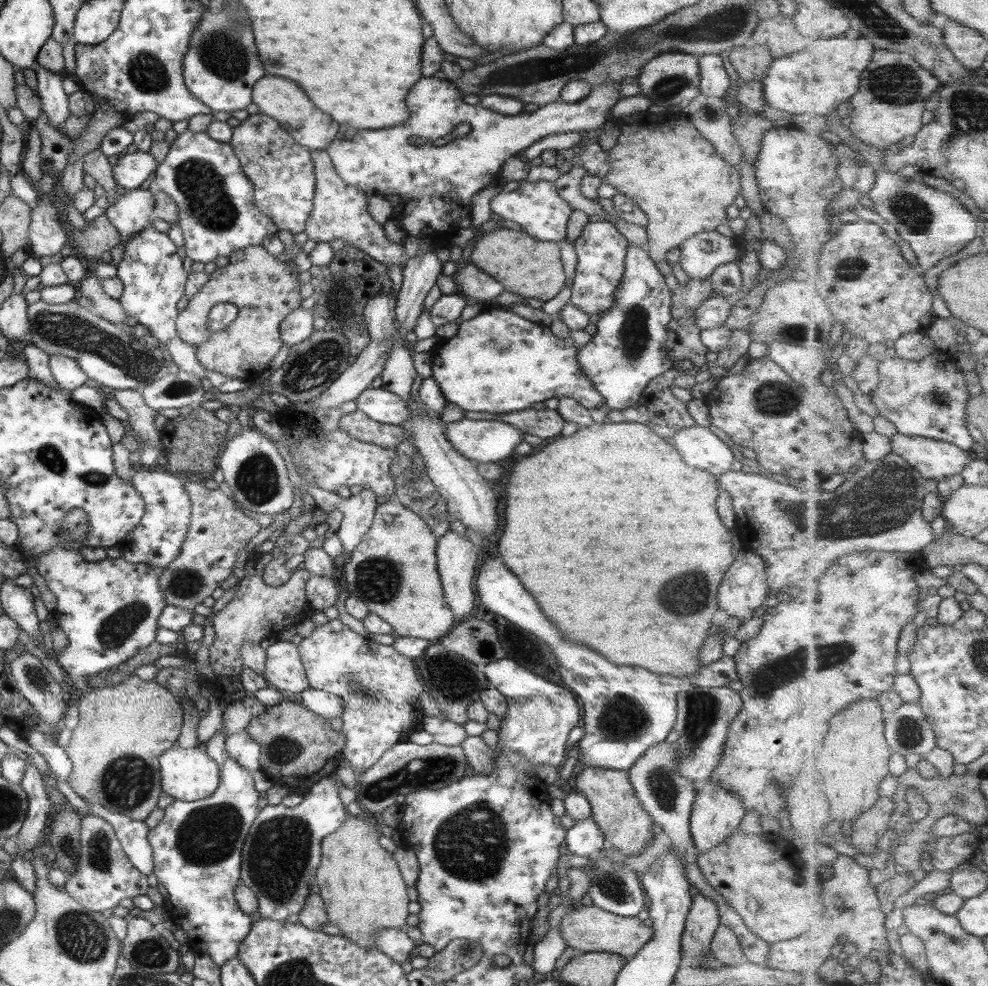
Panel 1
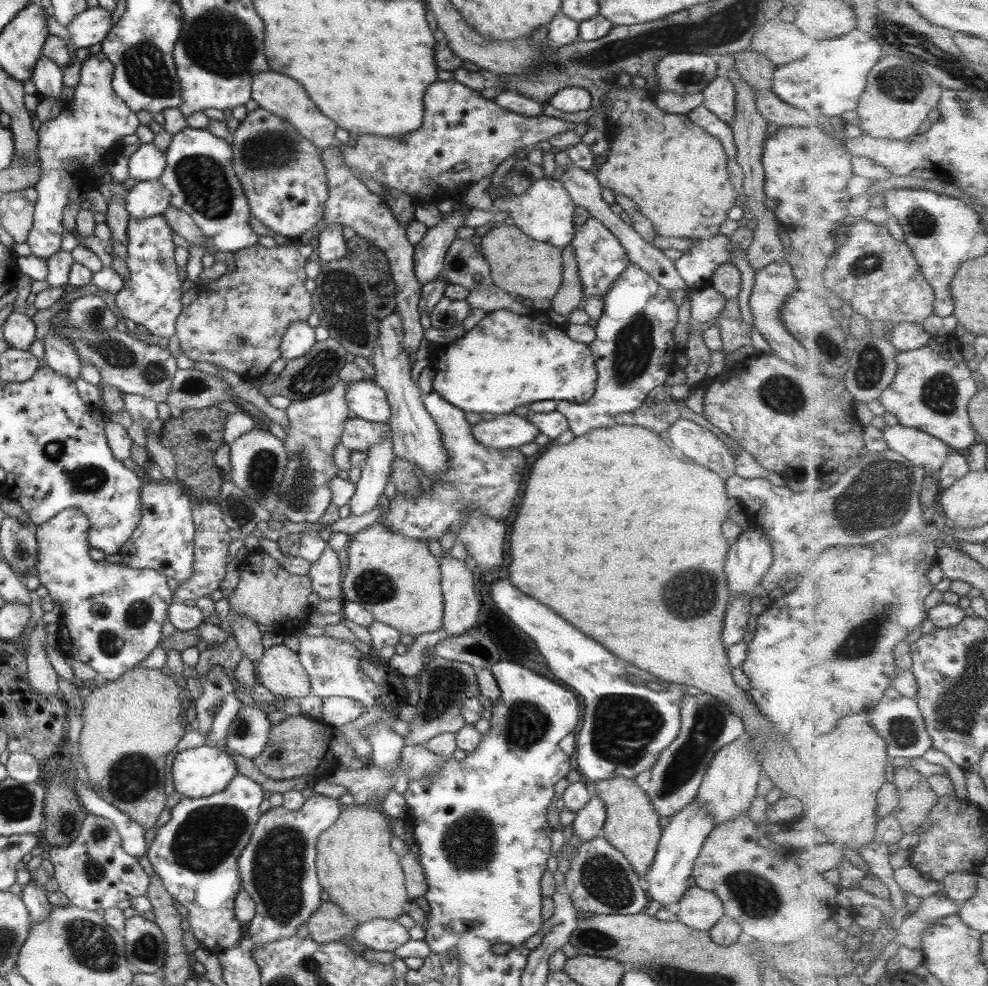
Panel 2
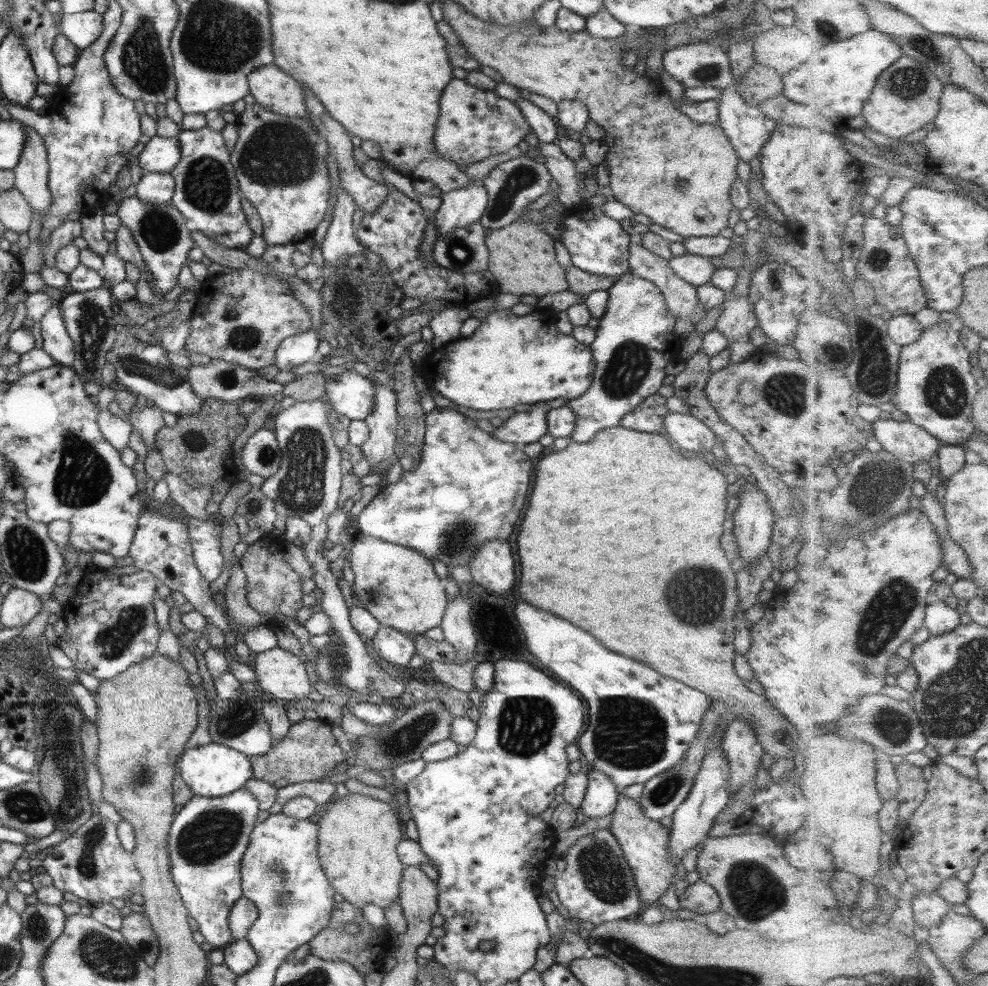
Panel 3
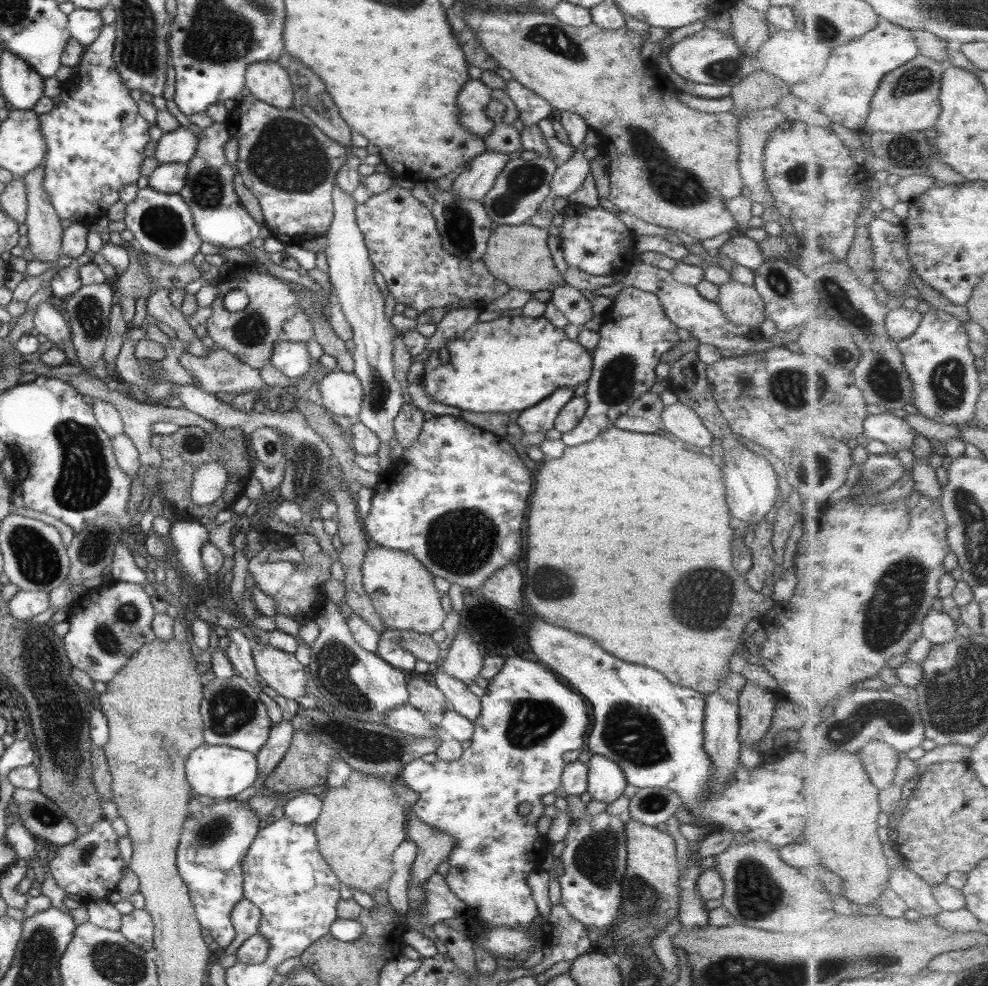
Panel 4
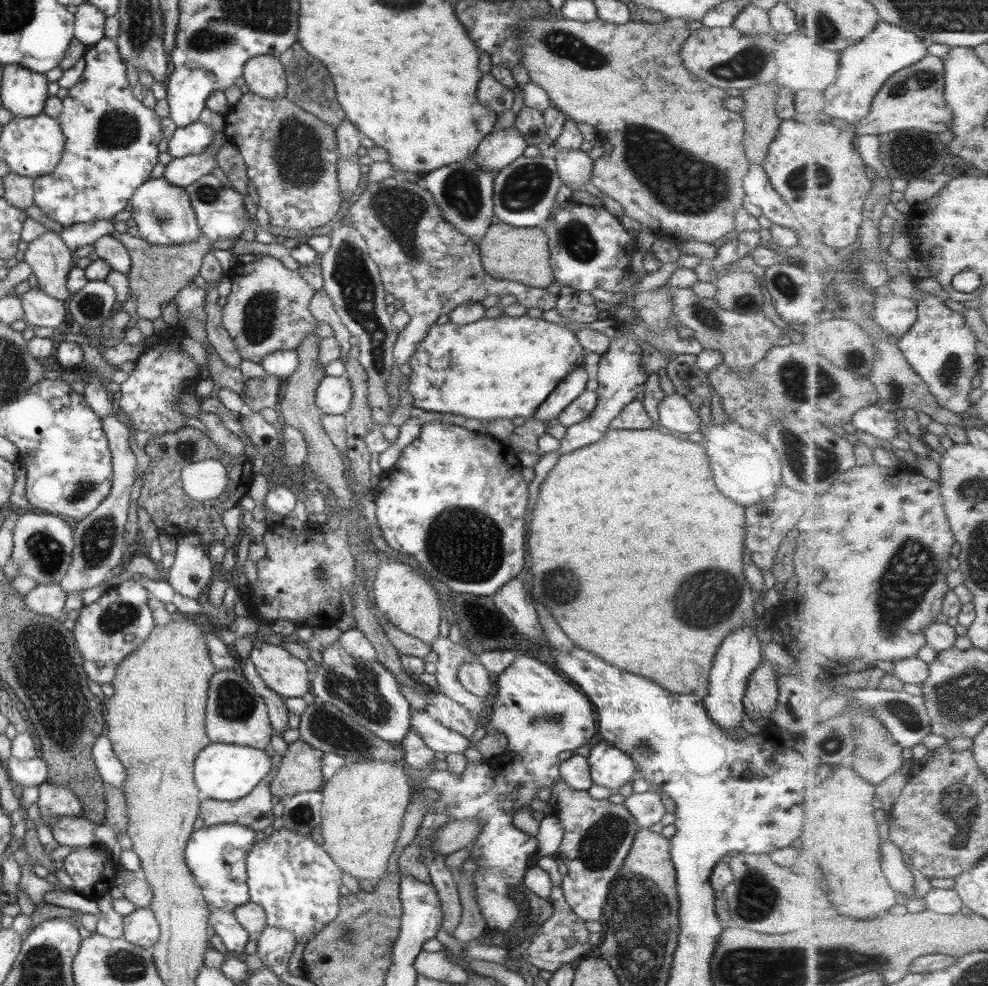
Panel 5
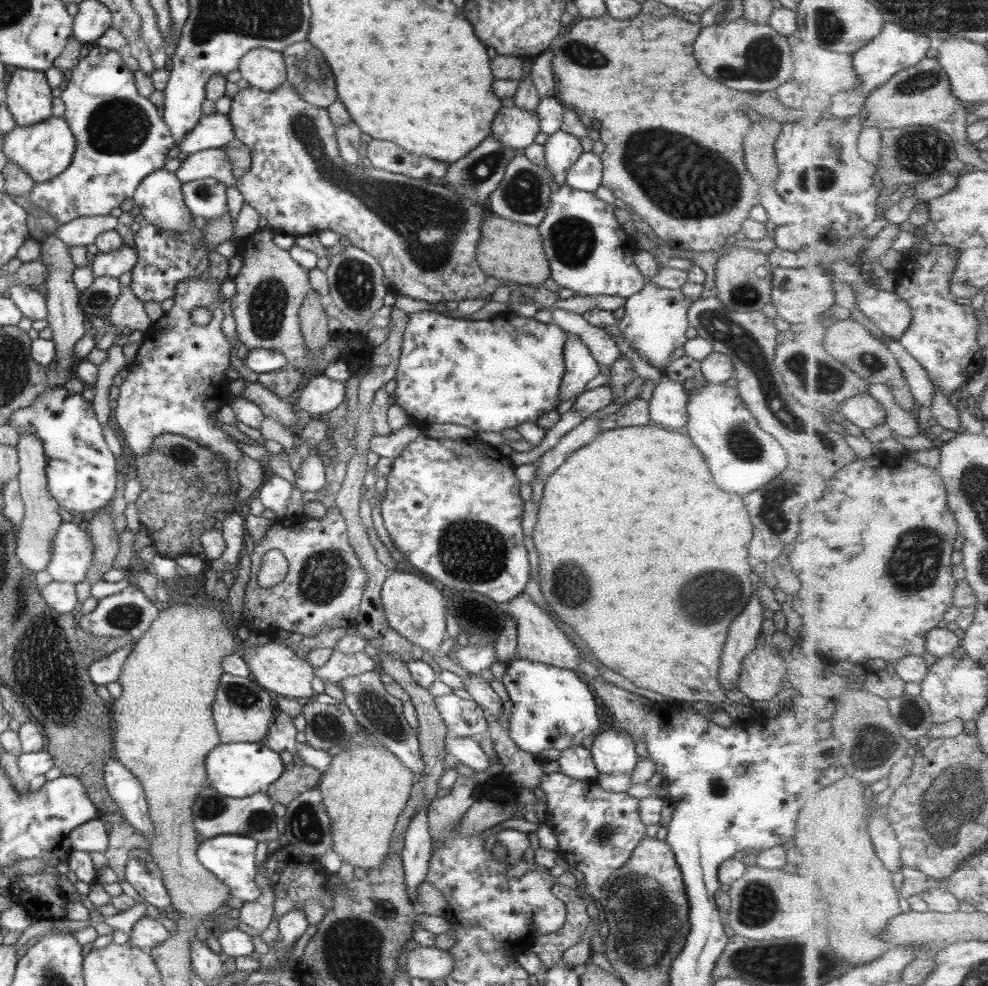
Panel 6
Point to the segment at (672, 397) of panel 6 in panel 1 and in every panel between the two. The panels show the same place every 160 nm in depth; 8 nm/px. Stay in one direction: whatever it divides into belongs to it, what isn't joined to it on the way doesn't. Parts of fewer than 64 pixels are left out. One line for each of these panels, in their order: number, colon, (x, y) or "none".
1: (697, 446)
2: (701, 446)
3: (686, 431)
4: (678, 419)
5: (675, 415)

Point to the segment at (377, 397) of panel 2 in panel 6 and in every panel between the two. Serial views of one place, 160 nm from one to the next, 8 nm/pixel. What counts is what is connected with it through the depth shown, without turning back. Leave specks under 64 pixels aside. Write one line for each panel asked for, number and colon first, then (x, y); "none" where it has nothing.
3: (351, 395)
4: (341, 393)
5: (333, 394)
6: (321, 395)

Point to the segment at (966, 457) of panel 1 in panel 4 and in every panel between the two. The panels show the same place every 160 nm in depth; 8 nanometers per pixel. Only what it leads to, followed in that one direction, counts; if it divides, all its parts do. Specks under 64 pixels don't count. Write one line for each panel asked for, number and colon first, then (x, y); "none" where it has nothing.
2: (925, 450)
3: (908, 441)
4: (896, 432)

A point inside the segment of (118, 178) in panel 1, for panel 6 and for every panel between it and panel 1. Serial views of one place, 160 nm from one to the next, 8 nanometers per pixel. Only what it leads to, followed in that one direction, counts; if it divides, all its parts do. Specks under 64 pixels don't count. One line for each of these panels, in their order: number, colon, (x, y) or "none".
2: (146, 164)
3: (159, 155)
4: (178, 146)
5: (194, 139)
6: (213, 131)

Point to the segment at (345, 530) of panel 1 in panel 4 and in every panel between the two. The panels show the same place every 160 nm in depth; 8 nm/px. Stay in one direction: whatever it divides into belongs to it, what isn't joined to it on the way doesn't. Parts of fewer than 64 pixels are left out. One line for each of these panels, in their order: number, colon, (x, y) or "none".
2: (374, 473)
3: (382, 422)
4: (350, 272)

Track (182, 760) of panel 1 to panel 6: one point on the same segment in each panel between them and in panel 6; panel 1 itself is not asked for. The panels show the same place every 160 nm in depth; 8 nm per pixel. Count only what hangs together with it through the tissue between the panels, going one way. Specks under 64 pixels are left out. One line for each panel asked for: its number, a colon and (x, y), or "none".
2: (198, 772)
3: (212, 770)
4: (219, 772)
5: (222, 772)
6: (238, 769)

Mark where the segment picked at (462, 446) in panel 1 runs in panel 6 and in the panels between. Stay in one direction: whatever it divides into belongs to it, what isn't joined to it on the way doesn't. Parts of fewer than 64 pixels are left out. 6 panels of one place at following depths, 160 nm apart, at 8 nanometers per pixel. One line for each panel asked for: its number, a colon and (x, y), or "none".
2: (505, 432)
3: (522, 428)
4: (539, 418)
5: (569, 388)
6: (579, 367)

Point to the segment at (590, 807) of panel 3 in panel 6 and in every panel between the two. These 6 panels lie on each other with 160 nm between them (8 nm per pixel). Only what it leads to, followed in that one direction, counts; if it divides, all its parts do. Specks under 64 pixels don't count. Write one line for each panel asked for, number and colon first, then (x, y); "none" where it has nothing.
4: (604, 780)
5: (608, 767)
6: (612, 751)

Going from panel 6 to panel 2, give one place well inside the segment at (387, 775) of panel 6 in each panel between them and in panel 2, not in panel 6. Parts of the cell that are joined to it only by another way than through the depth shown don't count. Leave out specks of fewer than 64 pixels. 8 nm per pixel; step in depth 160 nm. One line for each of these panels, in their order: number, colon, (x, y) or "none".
2: (354, 865)
3: (357, 837)
4: (360, 824)
5: (362, 804)

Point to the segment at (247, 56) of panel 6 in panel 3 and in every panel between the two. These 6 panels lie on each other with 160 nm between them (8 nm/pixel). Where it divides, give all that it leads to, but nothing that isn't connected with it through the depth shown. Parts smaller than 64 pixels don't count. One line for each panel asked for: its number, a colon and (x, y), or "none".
3: (276, 92)
4: (268, 82)
5: (264, 76)

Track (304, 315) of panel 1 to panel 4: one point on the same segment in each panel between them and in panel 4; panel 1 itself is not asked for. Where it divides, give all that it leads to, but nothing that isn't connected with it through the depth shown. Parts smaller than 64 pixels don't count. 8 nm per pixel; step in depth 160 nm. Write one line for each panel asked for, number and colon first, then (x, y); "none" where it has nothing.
2: (298, 336)
3: (298, 348)
4: (291, 358)

